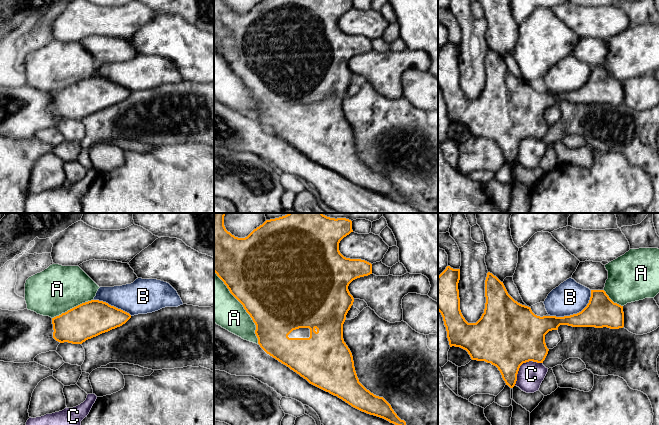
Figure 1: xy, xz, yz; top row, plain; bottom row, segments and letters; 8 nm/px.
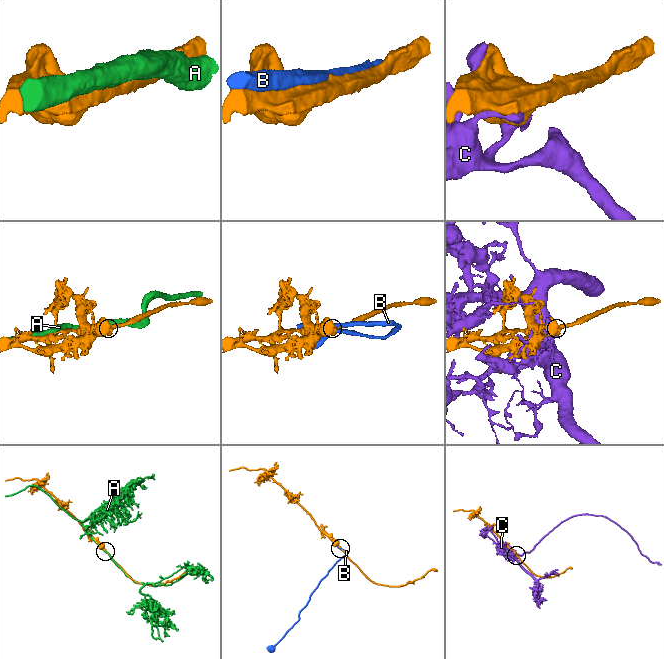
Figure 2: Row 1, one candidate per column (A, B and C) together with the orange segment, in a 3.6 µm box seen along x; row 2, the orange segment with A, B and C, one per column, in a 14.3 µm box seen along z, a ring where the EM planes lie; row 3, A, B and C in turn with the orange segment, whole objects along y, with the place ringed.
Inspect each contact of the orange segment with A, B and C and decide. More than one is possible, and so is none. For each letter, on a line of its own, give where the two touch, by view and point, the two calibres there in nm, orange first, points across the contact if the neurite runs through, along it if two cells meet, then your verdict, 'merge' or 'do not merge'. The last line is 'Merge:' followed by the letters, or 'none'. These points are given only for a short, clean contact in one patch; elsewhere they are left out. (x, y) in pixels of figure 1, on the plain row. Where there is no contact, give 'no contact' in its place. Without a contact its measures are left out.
A: xz (244, 84) | 500/300 nm | do not merge
B: yz (575, 90) | 240/260 nm | do not merge
C: yz (521, 140) | 500/200 nm | do not merge
Merge: none

